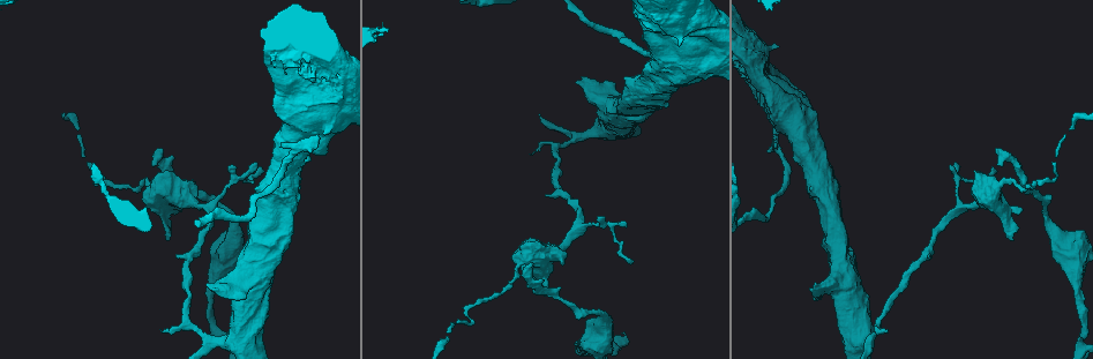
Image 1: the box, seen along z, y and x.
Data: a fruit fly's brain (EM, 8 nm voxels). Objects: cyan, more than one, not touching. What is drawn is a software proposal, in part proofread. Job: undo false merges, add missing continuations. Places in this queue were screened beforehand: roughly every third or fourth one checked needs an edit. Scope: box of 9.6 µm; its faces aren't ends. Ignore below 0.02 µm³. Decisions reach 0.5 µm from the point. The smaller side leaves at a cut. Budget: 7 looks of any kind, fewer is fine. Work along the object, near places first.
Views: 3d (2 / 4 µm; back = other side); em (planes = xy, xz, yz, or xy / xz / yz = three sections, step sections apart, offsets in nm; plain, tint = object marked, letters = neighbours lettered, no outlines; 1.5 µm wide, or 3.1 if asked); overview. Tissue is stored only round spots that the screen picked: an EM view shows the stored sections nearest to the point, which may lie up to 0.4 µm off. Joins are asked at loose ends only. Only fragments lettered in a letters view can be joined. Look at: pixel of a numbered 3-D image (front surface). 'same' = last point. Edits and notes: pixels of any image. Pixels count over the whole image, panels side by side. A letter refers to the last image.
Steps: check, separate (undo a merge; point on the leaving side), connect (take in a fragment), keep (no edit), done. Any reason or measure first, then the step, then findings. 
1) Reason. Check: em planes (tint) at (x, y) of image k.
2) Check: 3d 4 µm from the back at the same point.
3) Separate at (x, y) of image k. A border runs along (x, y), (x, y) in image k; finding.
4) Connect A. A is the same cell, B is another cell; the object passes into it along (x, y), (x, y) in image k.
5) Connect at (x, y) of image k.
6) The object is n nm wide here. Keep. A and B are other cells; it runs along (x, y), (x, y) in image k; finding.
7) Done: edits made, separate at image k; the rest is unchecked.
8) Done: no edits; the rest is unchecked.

An open end. Check: em yz step 8 (plain) at (1011, 239) of image 1.

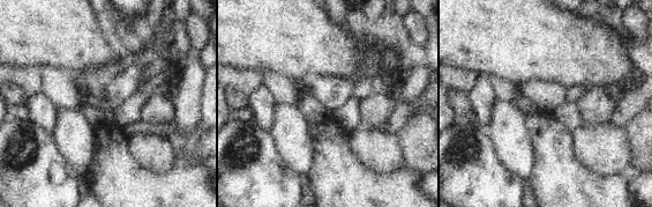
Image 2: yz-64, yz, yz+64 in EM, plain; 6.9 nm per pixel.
With the object marked. Check: em yz step 8 (tint) at the same point.

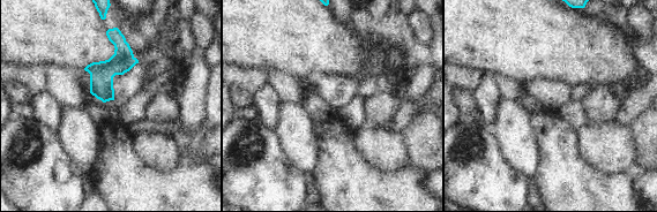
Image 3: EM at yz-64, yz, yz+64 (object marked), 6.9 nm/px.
Check: em yz step 8 (letters) at the same point.

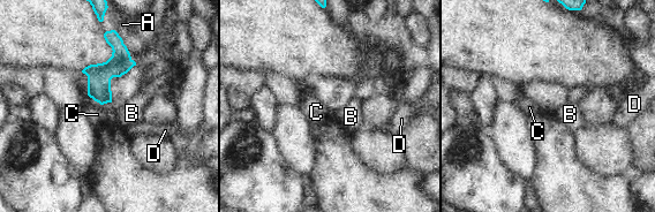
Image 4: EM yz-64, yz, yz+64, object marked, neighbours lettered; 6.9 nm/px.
The object is 160 nm wide here. Keep. A, B, C and D are other cells; a border runs along (89, 96), (102, 105) in image 4; no lettered fragment goes on from it.

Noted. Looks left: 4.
Branch stops here. Check: em planes (letters) at (577, 81) of image 1.

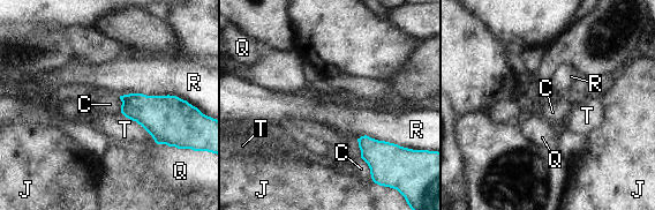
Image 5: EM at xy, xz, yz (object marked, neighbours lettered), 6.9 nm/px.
Keep. C, J, Q, R and T are other cells; a border runs along (356, 140), (360, 157), (370, 170) in image 5; no lettered fragment goes on from it.

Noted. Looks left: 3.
Branch stops here. Check: em planes (plain) at (885, 331) of image 1.

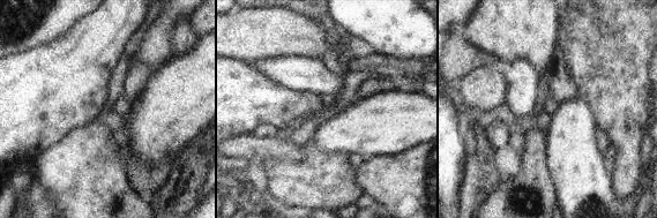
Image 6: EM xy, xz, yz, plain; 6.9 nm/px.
Check: em planes (letters) at the same point.

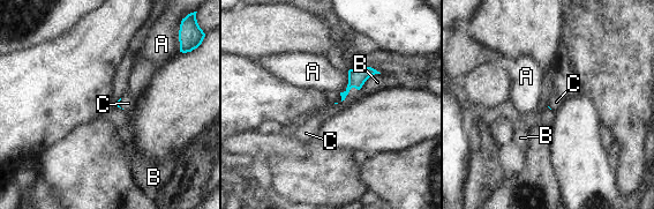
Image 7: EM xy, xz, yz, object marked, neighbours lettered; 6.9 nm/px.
Connect C. C is the same cell, A and B are other cells; the object passes into it along (356, 76), (348, 91), (353, 96) in image 7; it goes on there.

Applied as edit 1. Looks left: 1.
Done: edits made, connect at image 7; the rest is unchecked.

